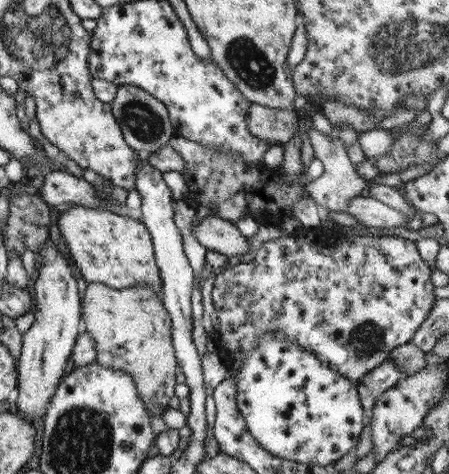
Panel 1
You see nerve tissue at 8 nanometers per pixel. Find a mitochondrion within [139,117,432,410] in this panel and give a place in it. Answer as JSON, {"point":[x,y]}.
{"point":[365,341]}

